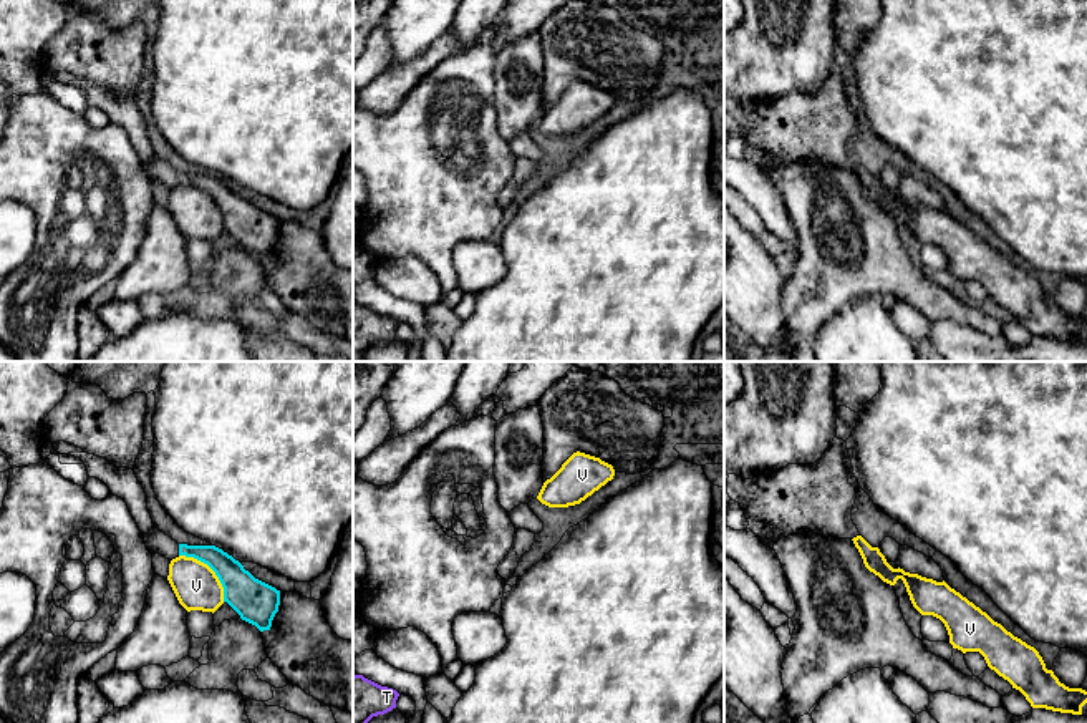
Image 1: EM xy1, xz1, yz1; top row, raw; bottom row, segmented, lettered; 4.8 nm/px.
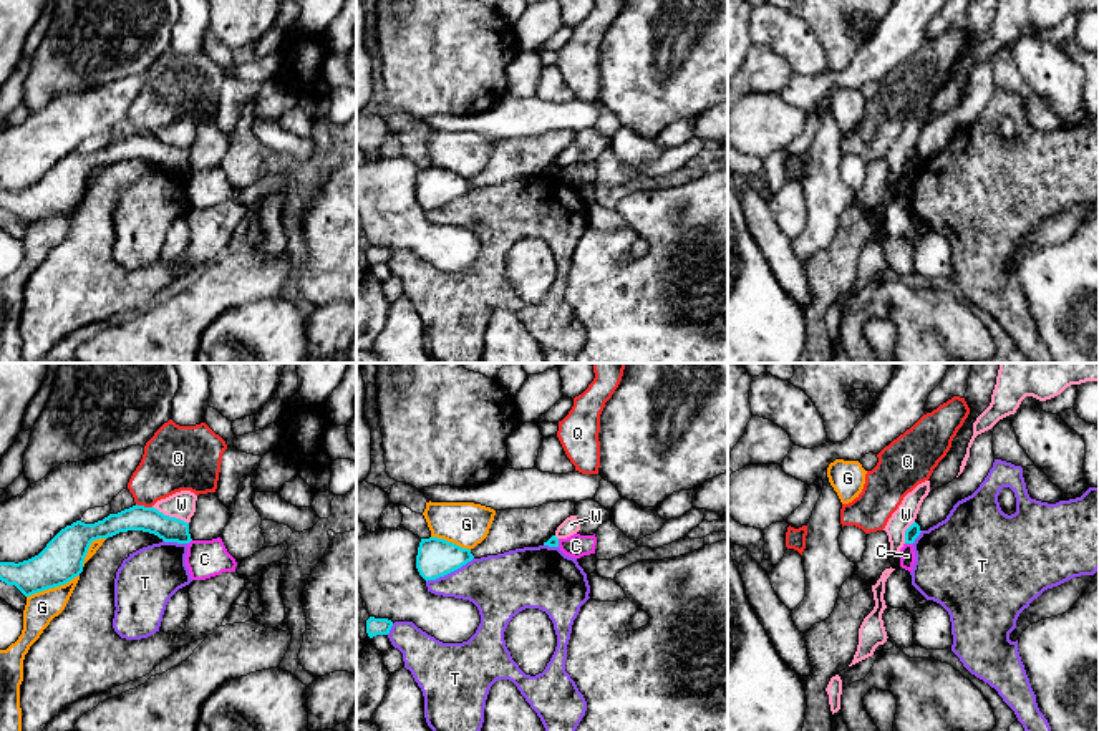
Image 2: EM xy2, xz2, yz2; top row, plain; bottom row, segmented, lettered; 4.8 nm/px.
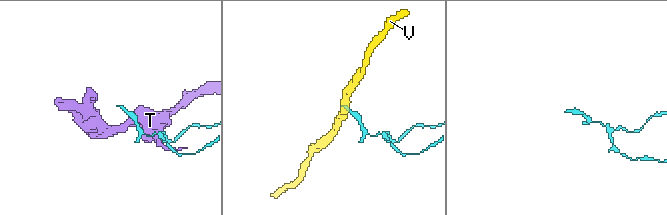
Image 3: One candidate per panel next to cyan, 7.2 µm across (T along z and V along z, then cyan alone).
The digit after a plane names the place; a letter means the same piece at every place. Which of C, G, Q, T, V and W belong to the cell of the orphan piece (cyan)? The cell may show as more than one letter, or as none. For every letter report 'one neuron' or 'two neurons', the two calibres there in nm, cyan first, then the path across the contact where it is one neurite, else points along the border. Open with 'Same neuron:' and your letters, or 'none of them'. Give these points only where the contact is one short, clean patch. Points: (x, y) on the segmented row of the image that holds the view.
Same neuron: none of them
C: two neurons; calibres 70 and 80 nm; border yz2 (905, 542), (910, 544)
G: two neurons; calibres 200 and 150 nm
Q: two neurons; calibres 130 and 280 nm; border xy2 (136, 503), (151, 508)
T: two neurons; calibres 190 and 300 nm
V: two neurons; calibres 190 and 220 nm; border xy1 (179, 554), (202, 561), (214, 572), (222, 587), (224, 601)
W: two neurons; calibres 130 and 130 nm; border xy2 (153, 506), (188, 524)

